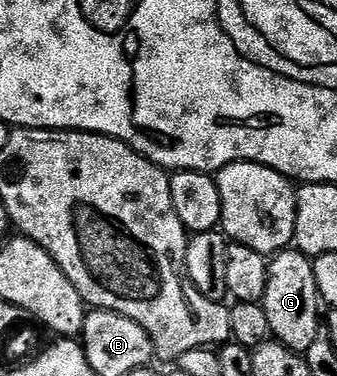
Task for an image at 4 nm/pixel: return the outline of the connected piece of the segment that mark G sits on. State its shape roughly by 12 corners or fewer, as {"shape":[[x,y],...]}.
{"shape":[[293,247],[269,261],[270,334],[308,354],[319,335],[313,261]]}

